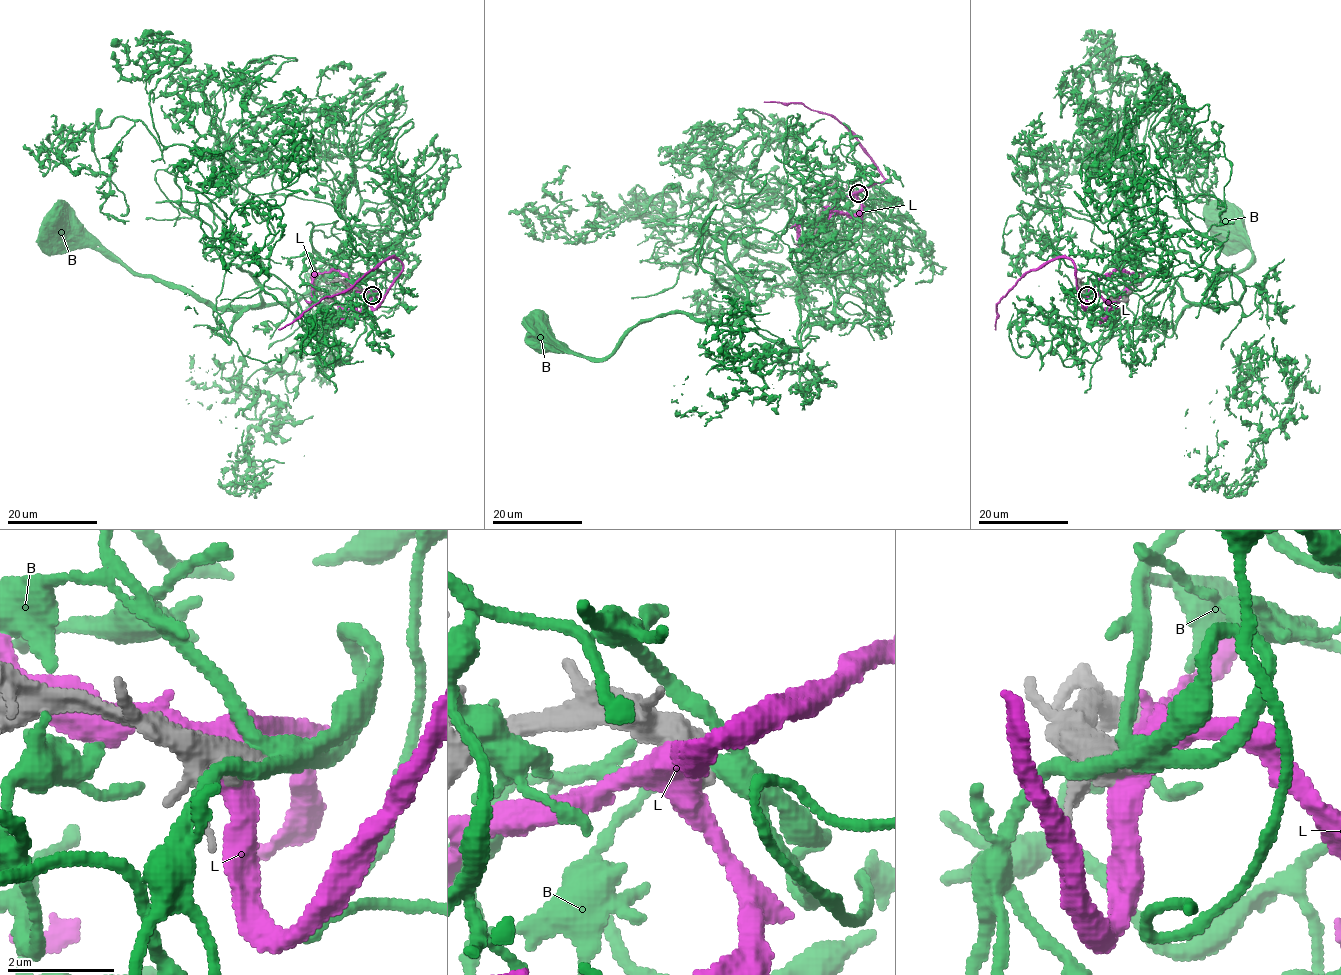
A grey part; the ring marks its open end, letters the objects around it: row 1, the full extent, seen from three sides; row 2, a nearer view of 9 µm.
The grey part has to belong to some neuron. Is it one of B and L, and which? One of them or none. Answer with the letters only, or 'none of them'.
none of them

